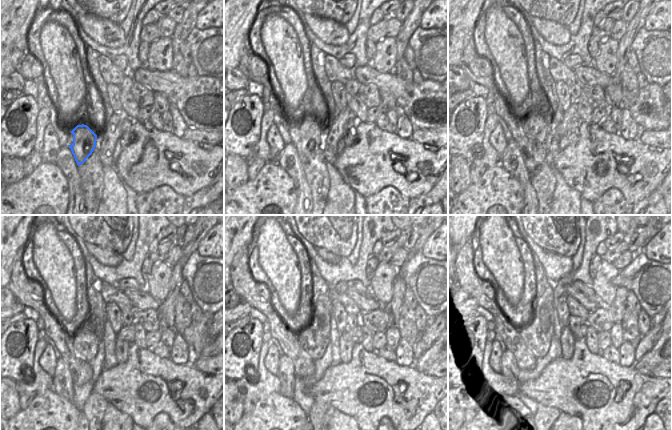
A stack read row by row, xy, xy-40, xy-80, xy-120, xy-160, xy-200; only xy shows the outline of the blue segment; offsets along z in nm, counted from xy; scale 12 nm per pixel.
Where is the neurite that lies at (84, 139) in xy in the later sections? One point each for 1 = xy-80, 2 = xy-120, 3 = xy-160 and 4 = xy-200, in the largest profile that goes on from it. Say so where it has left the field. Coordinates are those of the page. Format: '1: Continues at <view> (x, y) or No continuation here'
1: Continues at xy-80 (536, 127)
2: Continues at xy-120 (86, 342)
3: Continues at xy-160 (314, 338)
4: Continues at xy-200 (537, 336).

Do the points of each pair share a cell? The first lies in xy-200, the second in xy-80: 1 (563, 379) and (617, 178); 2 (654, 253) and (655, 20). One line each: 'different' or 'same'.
1: same
2: same

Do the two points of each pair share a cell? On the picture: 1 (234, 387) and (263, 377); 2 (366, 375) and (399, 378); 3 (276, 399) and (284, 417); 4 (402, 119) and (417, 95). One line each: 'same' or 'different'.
1: same
2: same
3: same
4: different

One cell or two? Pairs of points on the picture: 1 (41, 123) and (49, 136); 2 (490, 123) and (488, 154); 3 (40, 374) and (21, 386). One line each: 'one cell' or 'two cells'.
1: two cells
2: one cell
3: one cell

